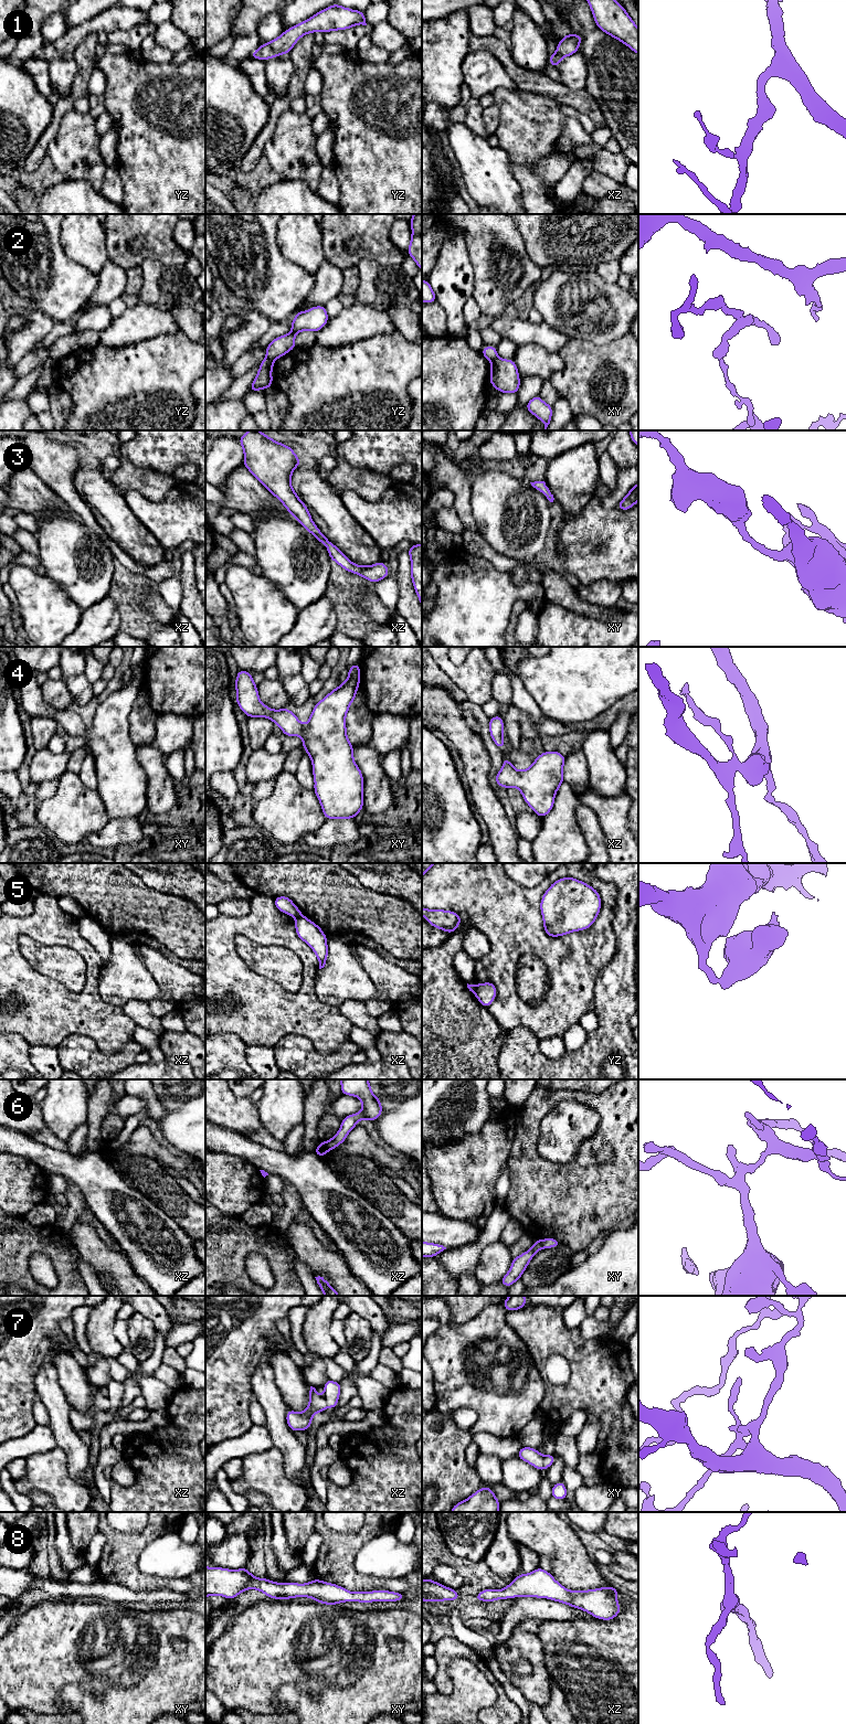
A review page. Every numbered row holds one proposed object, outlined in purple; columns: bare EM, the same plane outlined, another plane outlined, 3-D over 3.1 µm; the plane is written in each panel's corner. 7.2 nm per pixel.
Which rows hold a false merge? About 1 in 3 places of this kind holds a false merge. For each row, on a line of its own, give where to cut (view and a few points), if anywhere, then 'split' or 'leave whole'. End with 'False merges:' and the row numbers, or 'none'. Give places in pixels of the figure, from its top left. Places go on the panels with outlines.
1: no cut; leave whole
2: cut in yz along (266, 357), (274, 360); split
3: no cut; leave whole
4: no cut; leave whole
5: cut in xz along (302, 914), (296, 918); split
6: no cut; leave whole
7: cut in xy along (541, 1456), (542, 1469); split
8: no cut; leave whole
False merges: 2, 5, 7

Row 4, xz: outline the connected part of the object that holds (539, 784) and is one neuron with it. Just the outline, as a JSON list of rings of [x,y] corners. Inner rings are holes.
[[[543,752],[526,770],[517,770],[507,757],[496,775],[498,787],[518,788],[524,800],[536,815],[543,818],[554,804],[554,796],[563,784],[565,756],[556,752]]]

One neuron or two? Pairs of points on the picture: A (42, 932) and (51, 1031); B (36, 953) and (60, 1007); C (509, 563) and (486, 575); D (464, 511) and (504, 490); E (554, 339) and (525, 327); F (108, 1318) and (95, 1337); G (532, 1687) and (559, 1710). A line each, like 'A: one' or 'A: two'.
A: one
B: two
C: two
D: two
E: one
F: one
G: two

